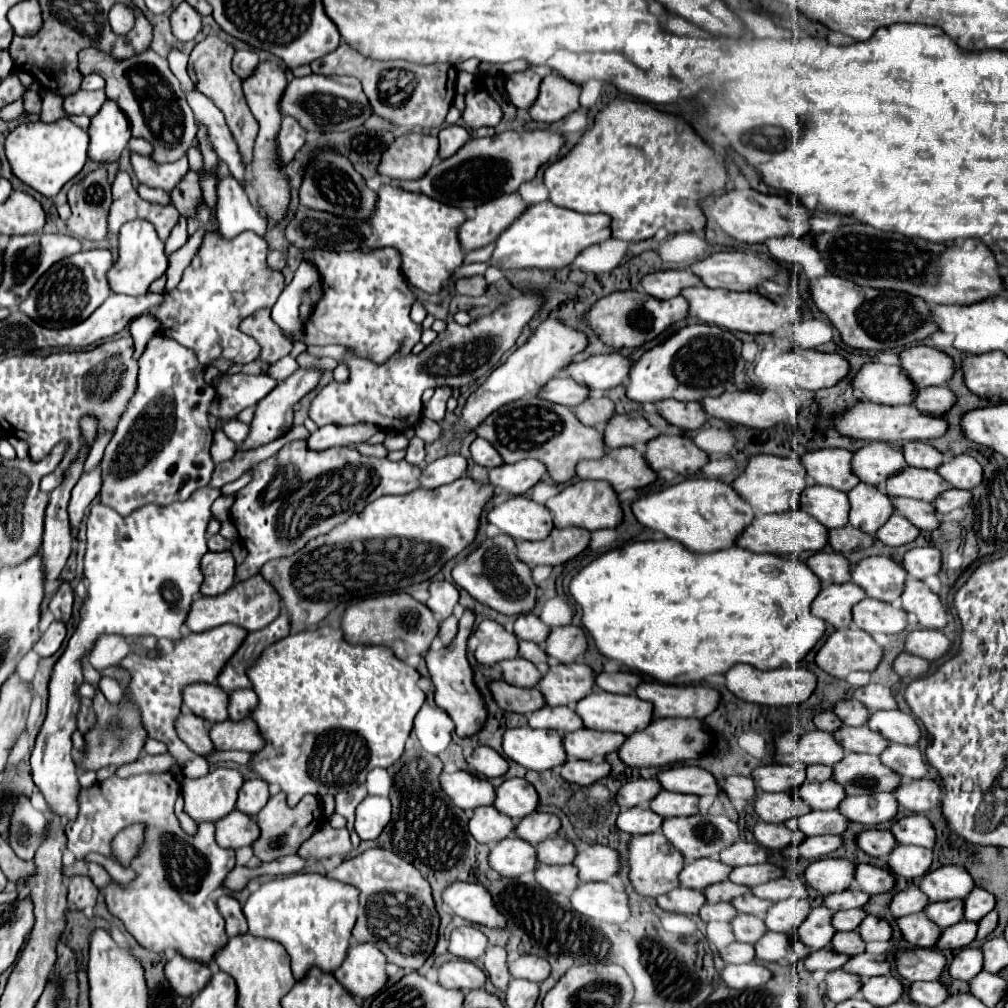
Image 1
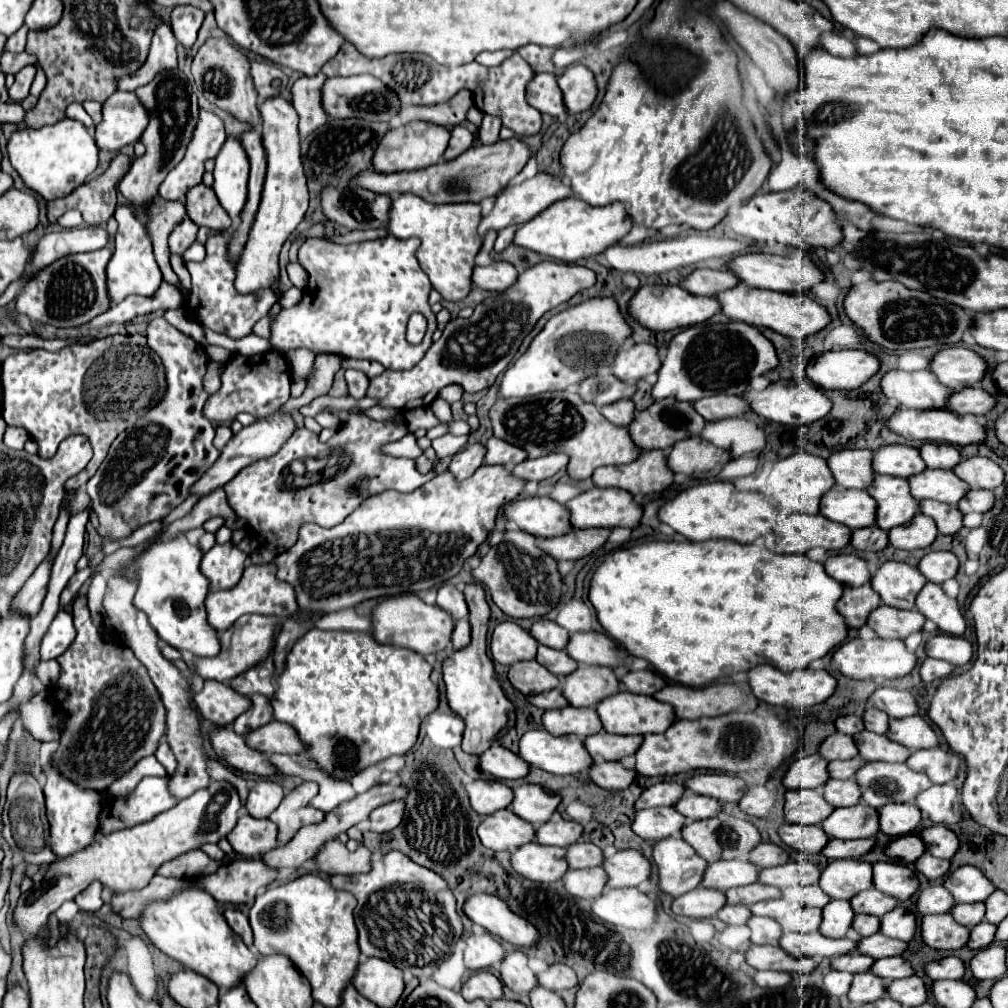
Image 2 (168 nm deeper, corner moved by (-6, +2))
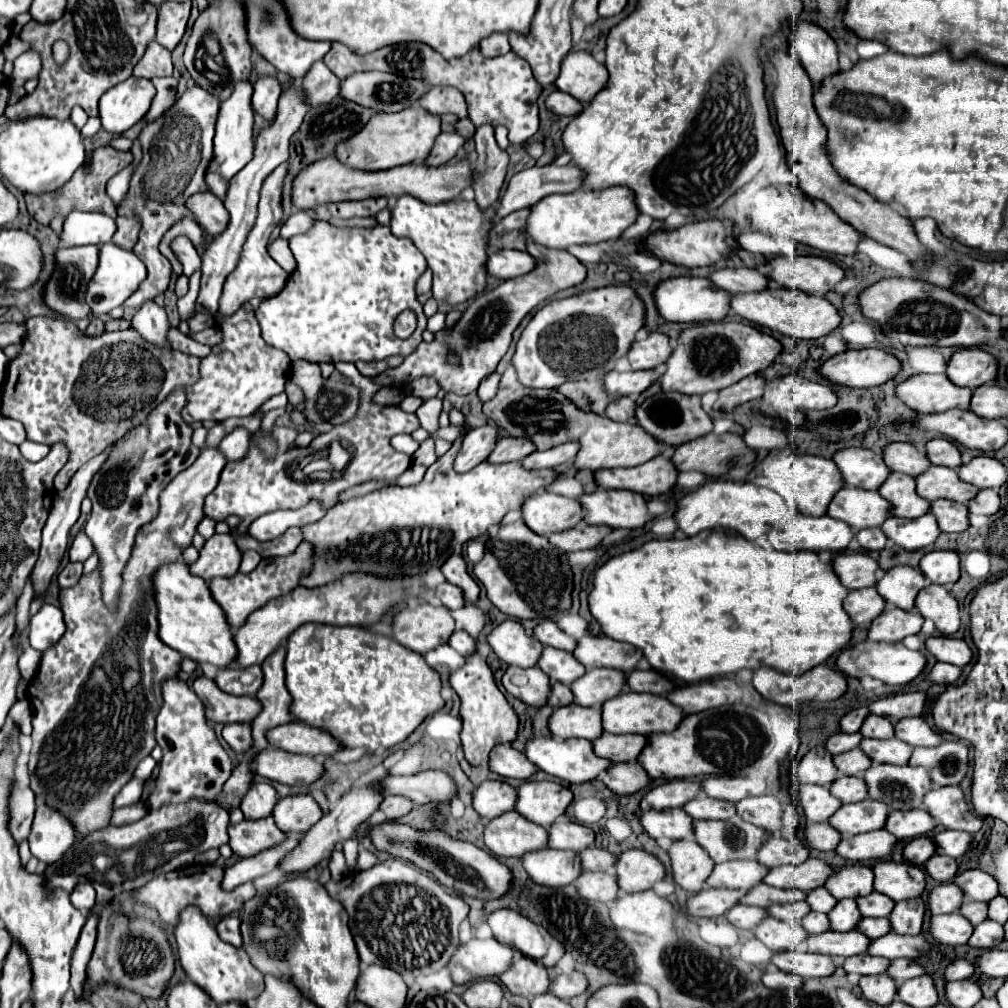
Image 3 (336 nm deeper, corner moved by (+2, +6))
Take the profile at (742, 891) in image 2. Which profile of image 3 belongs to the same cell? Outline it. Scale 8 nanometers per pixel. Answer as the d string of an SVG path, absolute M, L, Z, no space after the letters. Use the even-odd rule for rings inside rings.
M759 884L759 886L751 888L741 902L767 908L767 906L773 906L773 904L799 902L799 900L805 900L805 898L807 898L807 892L801 892L801 890L781 890L781 888L773 888L773 886L767 886L767 884Z

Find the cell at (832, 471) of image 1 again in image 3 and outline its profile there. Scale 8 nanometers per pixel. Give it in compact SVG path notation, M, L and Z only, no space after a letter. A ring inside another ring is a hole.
M845 448L833 456L835 464L843 472L845 486L863 490L877 490L891 470L883 462L883 456L867 448Z

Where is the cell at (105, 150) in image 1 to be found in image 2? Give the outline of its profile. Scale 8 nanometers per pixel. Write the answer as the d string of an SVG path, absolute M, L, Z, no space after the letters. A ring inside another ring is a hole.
M113 92L103 102L103 120L95 128L99 150L119 152L123 146L137 142L147 126L147 112L135 92Z

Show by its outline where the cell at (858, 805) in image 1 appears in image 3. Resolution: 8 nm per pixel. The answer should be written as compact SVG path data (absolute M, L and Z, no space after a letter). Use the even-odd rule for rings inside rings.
M911 810L911 812L891 812L885 828L899 840L913 840L919 836L927 836L931 830L937 828L937 824L927 810Z

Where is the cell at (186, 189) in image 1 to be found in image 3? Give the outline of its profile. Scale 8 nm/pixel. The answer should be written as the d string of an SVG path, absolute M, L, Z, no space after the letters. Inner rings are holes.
M211 192L191 196L187 208L191 208L193 218L197 220L199 226L203 226L203 230L209 236L221 234L229 224L229 212L225 210L223 202Z

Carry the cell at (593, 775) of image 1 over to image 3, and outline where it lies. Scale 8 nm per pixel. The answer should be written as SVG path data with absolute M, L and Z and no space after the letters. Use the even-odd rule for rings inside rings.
M623 762L623 764L613 764L603 774L603 782L615 794L635 794L647 788L651 784L651 778L639 762Z

